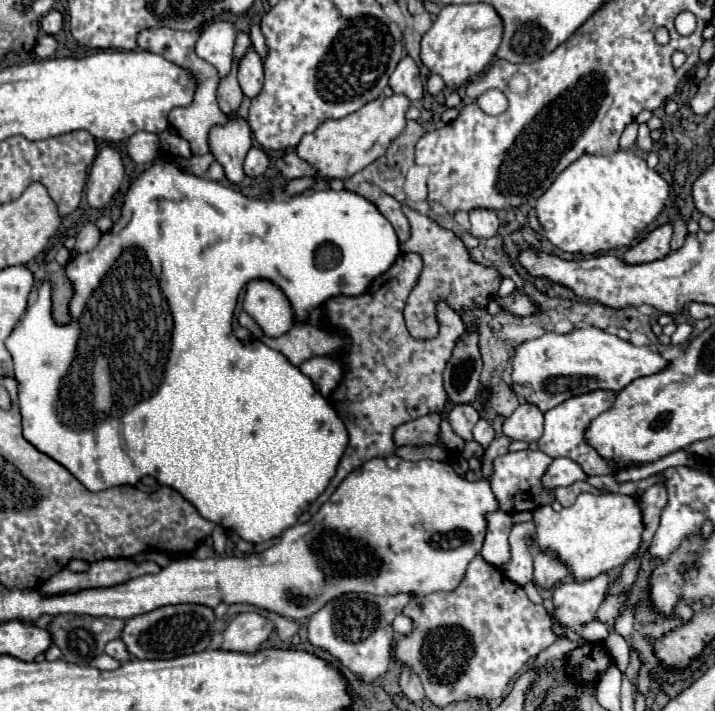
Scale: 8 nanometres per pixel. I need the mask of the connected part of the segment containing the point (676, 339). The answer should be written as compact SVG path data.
M681 323L681 325L677 327L677 331L671 335L671 343L673 343L673 345L687 343L689 337L691 337L691 333L693 333L693 327L691 327L689 323Z

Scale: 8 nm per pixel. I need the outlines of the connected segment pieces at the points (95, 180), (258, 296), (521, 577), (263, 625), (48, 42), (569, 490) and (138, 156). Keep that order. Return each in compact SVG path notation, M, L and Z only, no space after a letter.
M103 147L91 167L87 181L87 201L93 209L103 209L119 191L123 181L123 163L113 147Z
M255 279L247 283L243 309L269 337L279 337L295 325L295 313L289 299L267 279Z
M519 523L513 527L509 535L511 545L511 561L505 567L505 575L513 579L517 585L525 585L533 581L533 537L535 537L535 523Z
M257 611L237 615L223 633L221 649L227 651L257 651L261 643L269 639L273 631L273 621Z
M41 35L39 41L37 41L37 45L35 45L35 55L37 55L39 59L49 59L49 57L55 55L55 51L57 51L57 41L55 41L55 37L51 37L51 35Z
M577 481L577 483L569 485L569 487L557 487L557 489L555 489L555 499L557 499L563 507L569 507L569 505L575 503L577 495L583 493L583 491L595 491L595 487L591 487L591 485L585 483L585 481Z
M137 131L133 137L129 138L127 151L130 158L139 166L151 163L153 157L157 157L161 153L159 137L155 133Z

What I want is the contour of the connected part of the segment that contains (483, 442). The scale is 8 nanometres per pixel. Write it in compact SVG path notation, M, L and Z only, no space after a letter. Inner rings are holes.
M479 419L479 423L475 425L473 431L477 431L477 441L479 441L479 445L483 449L487 449L491 445L491 441L495 439L495 431L493 431L493 427L485 419Z

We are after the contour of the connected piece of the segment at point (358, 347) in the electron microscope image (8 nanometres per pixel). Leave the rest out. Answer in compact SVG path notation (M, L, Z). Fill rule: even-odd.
M399 255L393 267L379 275L363 295L337 295L323 305L323 327L339 329L341 333L351 337L351 347L343 353L345 377L341 379L339 387L329 395L331 405L349 431L349 447L341 457L335 477L311 505L309 511L313 515L353 469L361 467L369 459L393 455L395 427L423 415L441 413L445 409L447 393L443 387L443 369L451 359L455 341L465 333L465 325L455 311L449 311L449 307L445 305L441 311L439 305L439 335L431 341L415 341L409 335L403 321L403 307L411 289L417 283L419 273L419 255Z

